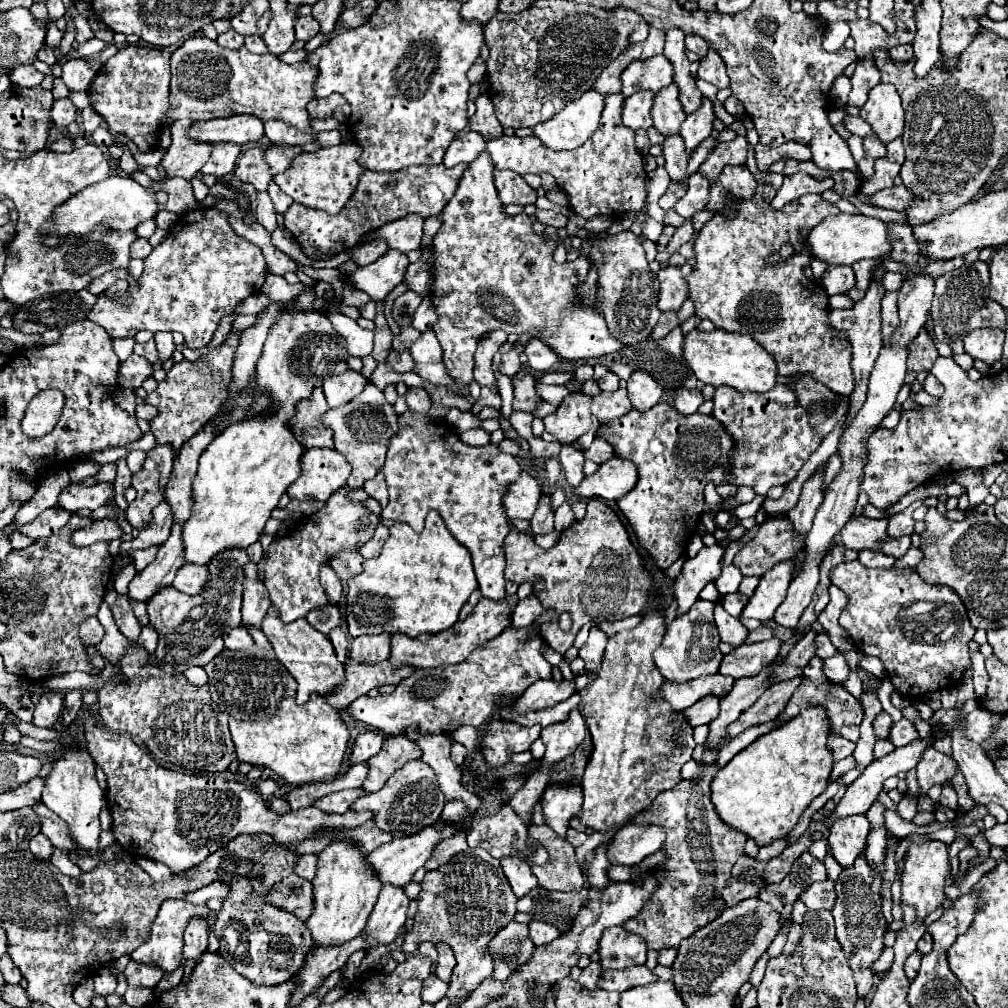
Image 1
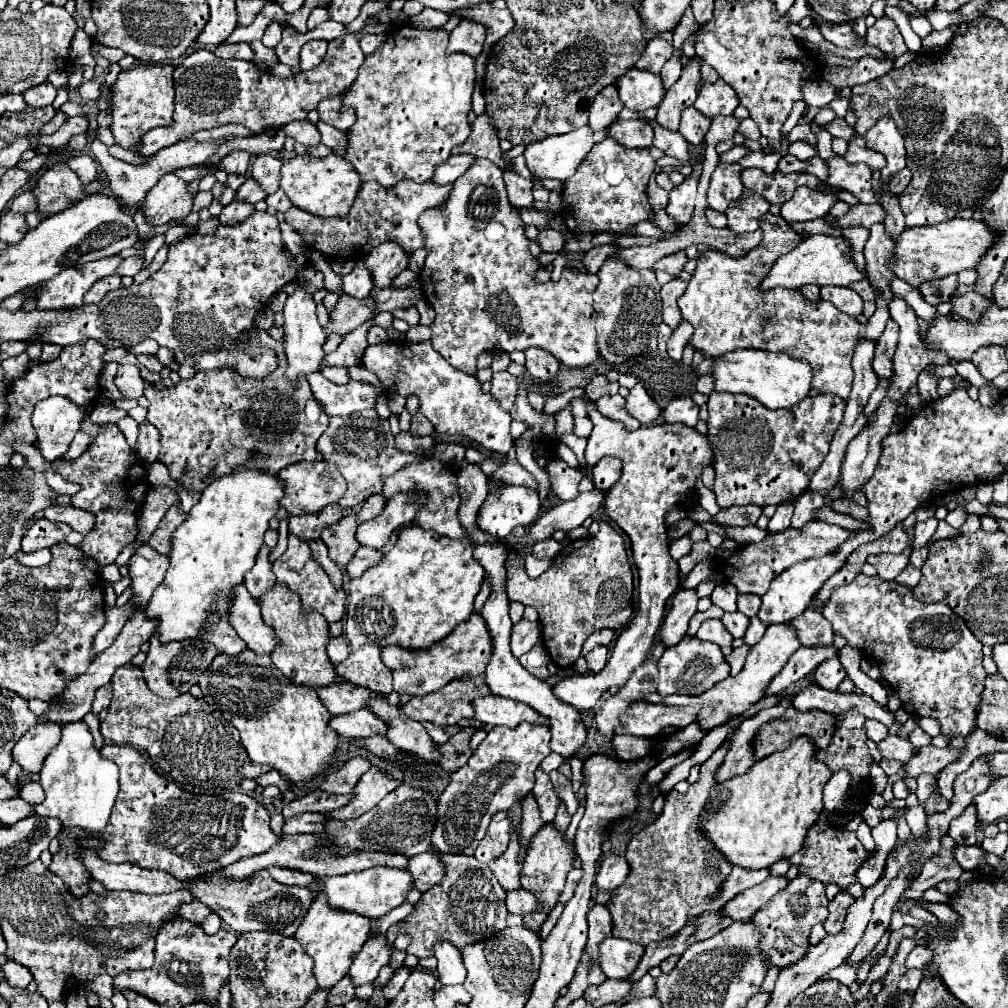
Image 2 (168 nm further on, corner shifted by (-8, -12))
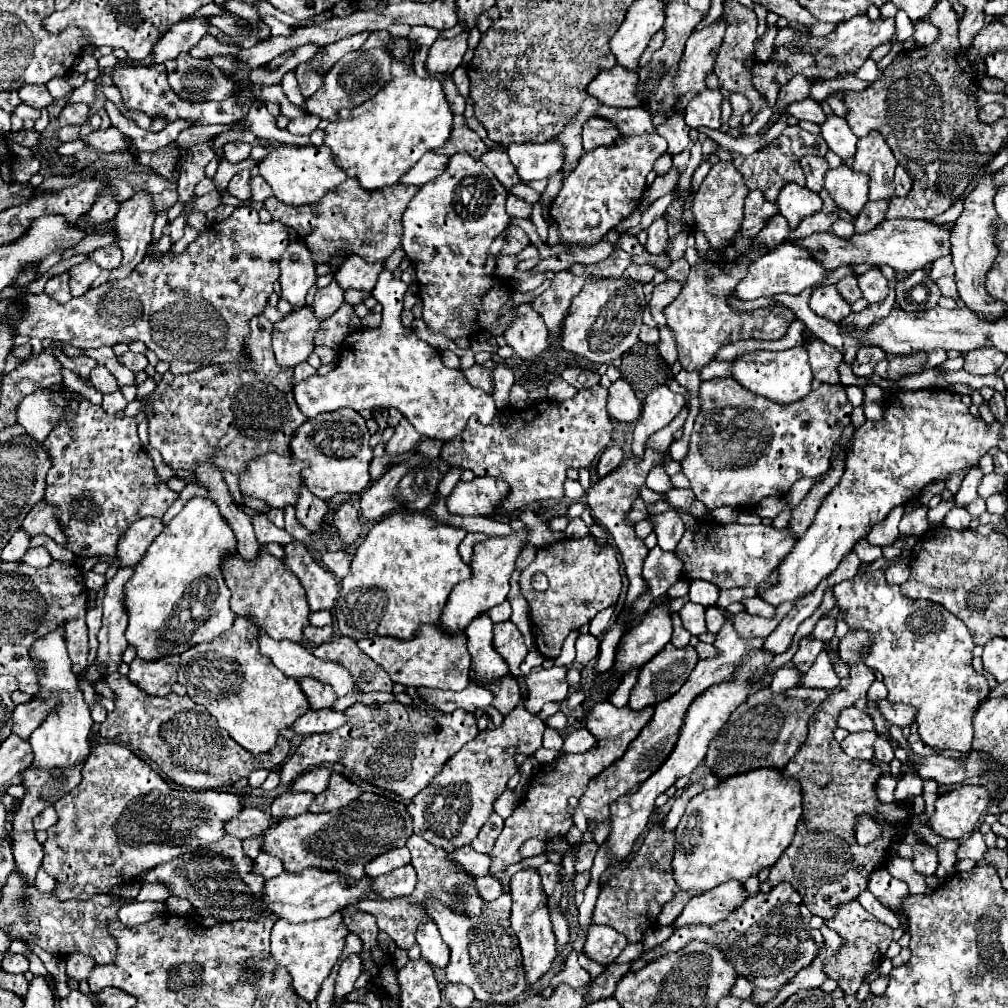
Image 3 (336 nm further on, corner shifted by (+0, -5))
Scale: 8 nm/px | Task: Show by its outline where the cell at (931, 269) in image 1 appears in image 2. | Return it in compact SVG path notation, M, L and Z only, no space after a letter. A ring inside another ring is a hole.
M949 276L949 278L941 278L941 280L935 278L933 282L925 282L919 286L921 296L931 306L937 306L941 302L949 302L953 298L955 290L957 290L957 276Z

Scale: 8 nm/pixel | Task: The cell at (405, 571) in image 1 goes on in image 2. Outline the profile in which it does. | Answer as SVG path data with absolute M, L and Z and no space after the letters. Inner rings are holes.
M409 524L399 530L395 546L383 554L377 566L365 570L363 576L349 582L345 638L353 650L361 648L363 644L375 644L381 648L395 644L409 650L425 650L445 638L459 622L465 622L473 614L473 600L481 588L483 574L485 570L473 558L473 544L467 538L451 540L433 530L423 530L417 524Z

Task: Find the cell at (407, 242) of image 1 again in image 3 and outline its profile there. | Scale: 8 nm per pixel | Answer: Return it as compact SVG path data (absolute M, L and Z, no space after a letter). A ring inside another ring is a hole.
M349 255L341 269L335 273L337 283L341 283L343 289L359 289L359 291L371 291L377 283L379 273L383 271L383 263L369 263L359 255Z

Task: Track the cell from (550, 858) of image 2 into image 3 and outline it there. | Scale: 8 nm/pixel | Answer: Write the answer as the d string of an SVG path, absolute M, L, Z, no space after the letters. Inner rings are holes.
M535 867L521 869L511 877L509 883L509 895L513 899L513 911L511 911L511 929L519 937L521 953L525 957L525 971L527 971L527 983L533 987L553 965L557 957L557 947L555 947L555 935L551 927L551 915L547 909L547 895L541 885L541 875Z

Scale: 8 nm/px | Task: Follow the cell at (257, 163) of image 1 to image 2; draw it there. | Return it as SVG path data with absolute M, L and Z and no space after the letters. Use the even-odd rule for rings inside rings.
M247 178L247 182L235 192L235 200L239 202L259 202L259 200L265 200L265 192L257 186L257 182L253 178Z

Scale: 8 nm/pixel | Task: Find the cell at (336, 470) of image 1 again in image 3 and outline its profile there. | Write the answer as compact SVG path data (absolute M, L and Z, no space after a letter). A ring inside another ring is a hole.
M277 453L273 455L261 455L261 459L253 459L253 463L249 463L245 475L239 477L239 487L241 493L249 495L249 497L257 497L263 499L267 505L271 507L287 507L287 505L295 505L299 491L305 487L305 481L301 477L301 471L307 467L307 463L301 463L297 459L291 457L281 457Z

